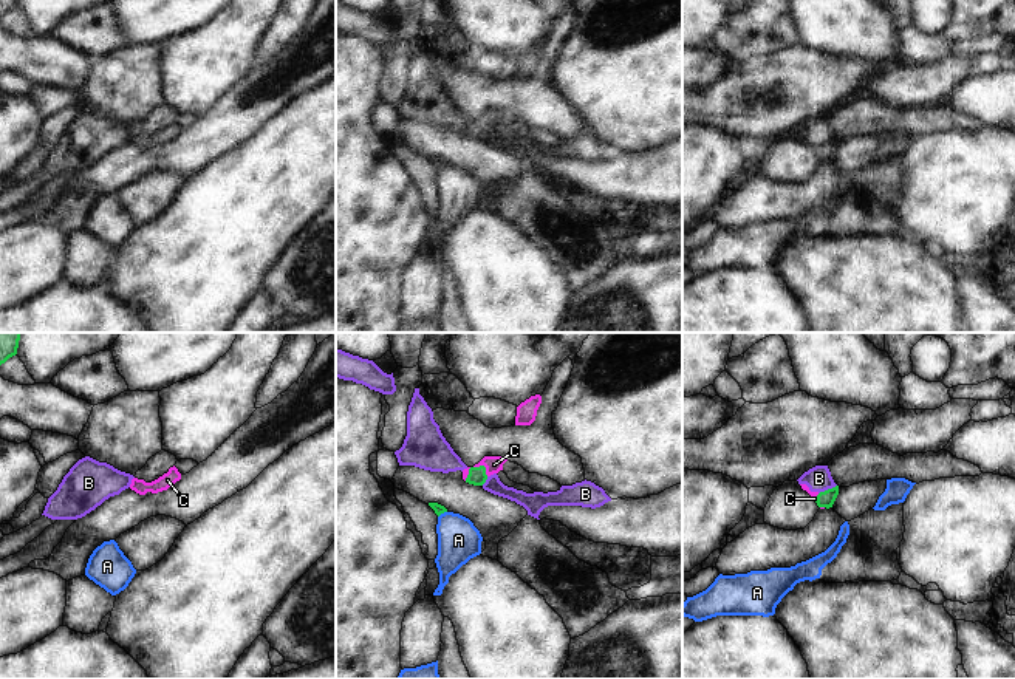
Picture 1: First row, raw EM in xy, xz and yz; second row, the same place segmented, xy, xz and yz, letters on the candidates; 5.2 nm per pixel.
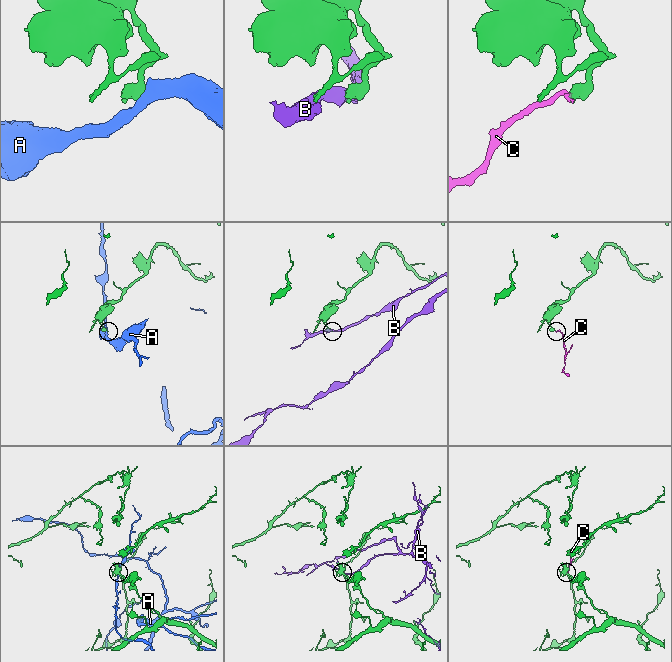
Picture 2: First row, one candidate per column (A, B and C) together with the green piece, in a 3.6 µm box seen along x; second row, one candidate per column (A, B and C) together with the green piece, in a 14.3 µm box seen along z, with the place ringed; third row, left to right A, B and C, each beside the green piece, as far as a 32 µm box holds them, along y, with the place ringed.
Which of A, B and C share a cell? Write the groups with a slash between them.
A / B / C

